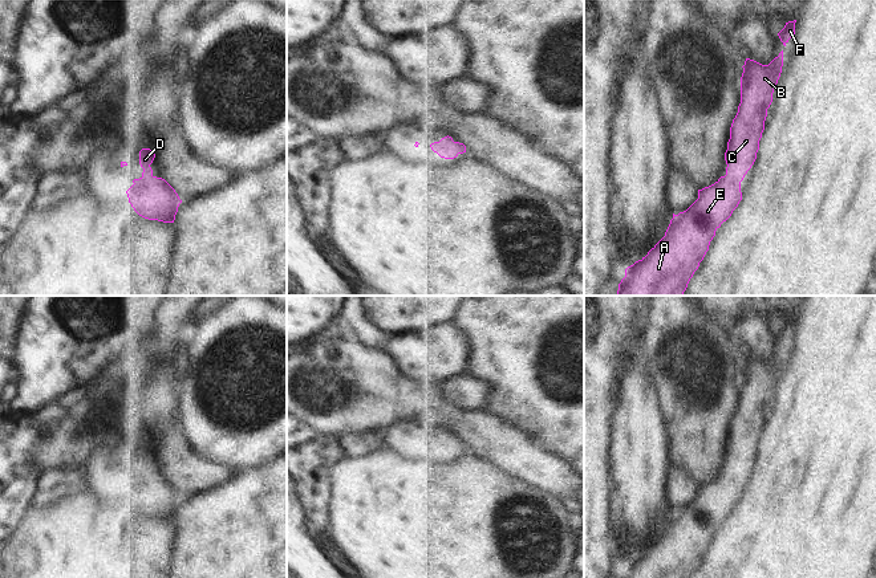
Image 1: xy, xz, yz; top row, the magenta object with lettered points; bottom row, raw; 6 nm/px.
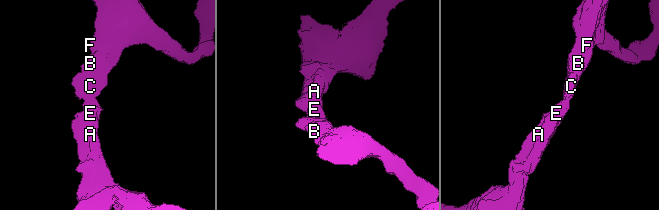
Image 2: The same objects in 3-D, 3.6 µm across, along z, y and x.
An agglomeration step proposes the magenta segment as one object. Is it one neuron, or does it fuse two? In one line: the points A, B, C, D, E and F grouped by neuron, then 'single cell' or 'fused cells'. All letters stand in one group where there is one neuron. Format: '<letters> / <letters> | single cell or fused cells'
A B C D E F | single cell

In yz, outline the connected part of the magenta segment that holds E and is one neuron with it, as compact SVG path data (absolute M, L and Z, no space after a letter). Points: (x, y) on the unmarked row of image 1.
M783 347L768 362L746 355L741 400L725 449L726 472L698 487L698 496L686 508L673 510L665 533L645 554L625 566L621 578L690 578L715 528L742 497L741 479L757 456L782 363Z

